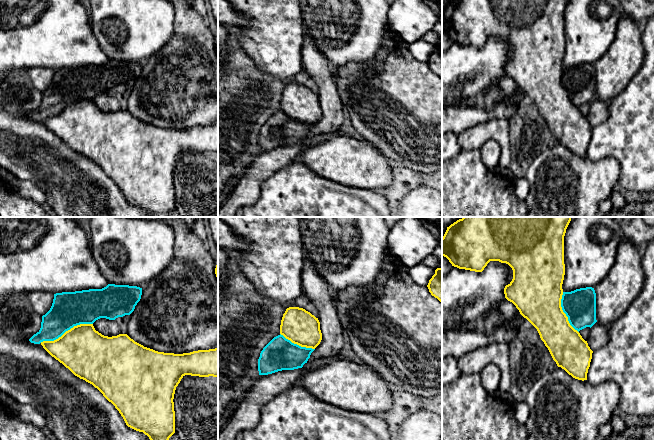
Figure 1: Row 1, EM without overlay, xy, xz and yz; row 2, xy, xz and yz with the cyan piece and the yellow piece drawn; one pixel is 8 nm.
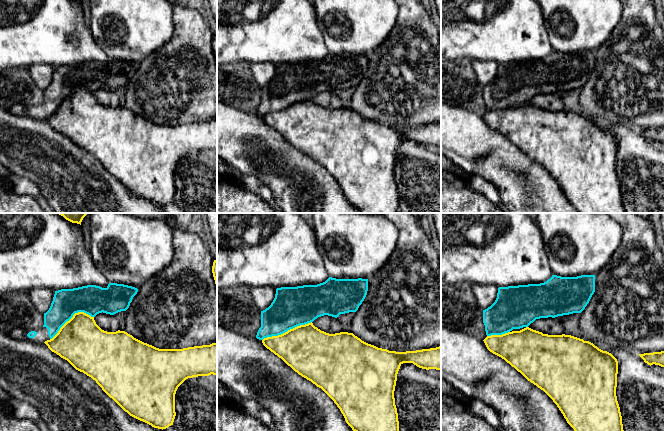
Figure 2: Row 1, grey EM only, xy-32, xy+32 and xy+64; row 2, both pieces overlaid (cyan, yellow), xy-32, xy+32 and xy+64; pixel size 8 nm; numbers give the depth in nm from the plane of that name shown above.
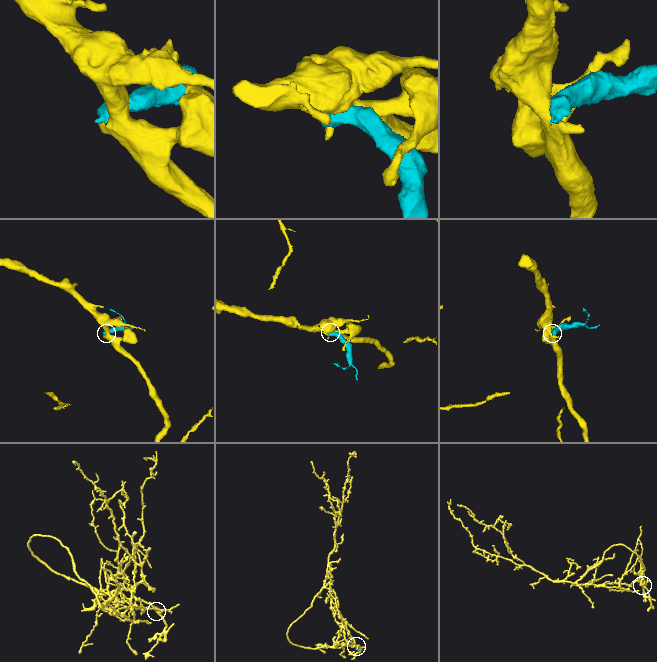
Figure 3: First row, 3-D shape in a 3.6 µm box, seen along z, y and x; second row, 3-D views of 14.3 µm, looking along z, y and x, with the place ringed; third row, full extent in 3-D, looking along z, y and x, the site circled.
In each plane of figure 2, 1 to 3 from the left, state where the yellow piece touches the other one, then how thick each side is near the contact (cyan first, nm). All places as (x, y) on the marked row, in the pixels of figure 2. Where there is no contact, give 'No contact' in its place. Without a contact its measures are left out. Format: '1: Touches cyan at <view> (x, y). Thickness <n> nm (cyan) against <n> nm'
1: Touches cyan at xy-32 (71, 317). Thickness 240 nm (cyan) against 380 nm
2: Touches cyan at xy+32 (286, 331). Thickness 320 nm (cyan) against 380 nm
3: Touches cyan at xy+64 (498, 334). Thickness 340 nm (cyan) against 320 nm

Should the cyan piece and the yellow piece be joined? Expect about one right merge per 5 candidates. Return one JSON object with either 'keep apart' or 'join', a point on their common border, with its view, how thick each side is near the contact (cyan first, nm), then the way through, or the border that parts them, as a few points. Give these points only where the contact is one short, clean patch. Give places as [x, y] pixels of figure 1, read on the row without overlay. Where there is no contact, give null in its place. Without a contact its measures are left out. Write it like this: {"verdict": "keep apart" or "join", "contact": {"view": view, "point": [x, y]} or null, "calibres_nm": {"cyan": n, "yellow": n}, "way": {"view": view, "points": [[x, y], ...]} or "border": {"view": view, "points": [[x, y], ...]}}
{"verdict": "keep apart", "contact": {"view": "xy", "point": [66, 106]}, "calibres_nm": {"cyan": 280, "yellow": 380}}

